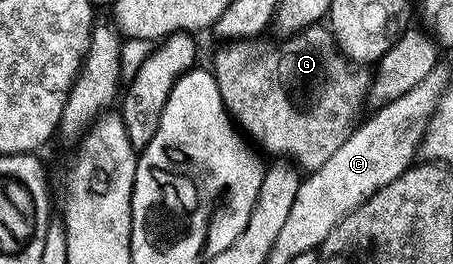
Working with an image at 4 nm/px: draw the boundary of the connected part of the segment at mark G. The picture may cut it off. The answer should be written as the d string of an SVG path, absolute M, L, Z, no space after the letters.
M322 24L289 35L279 46L258 44L254 40L226 42L214 54L212 73L226 111L268 153L283 154L302 172L320 168L354 131L354 117L370 97L371 71L351 62Z

